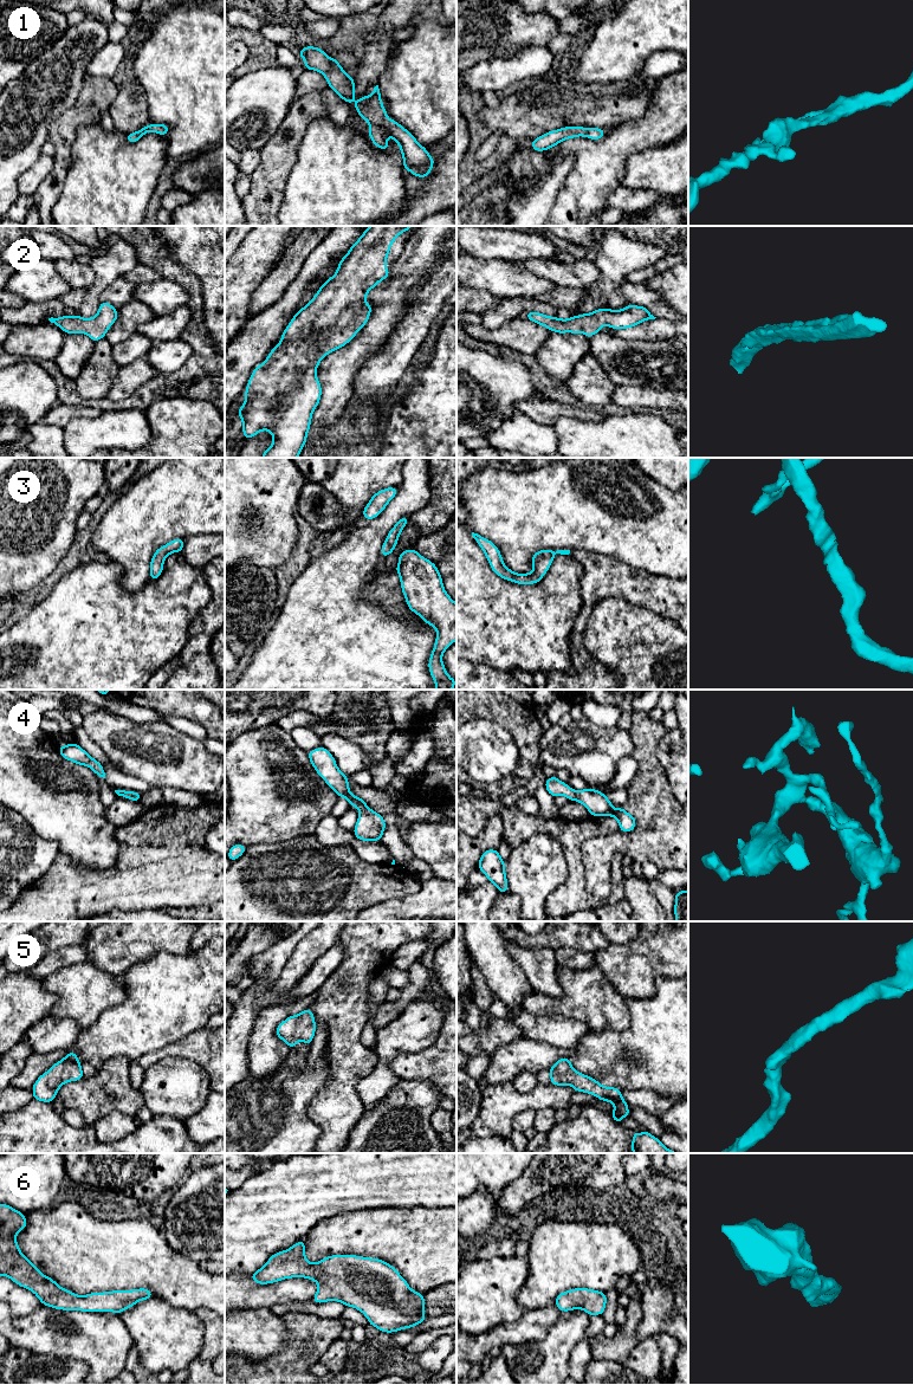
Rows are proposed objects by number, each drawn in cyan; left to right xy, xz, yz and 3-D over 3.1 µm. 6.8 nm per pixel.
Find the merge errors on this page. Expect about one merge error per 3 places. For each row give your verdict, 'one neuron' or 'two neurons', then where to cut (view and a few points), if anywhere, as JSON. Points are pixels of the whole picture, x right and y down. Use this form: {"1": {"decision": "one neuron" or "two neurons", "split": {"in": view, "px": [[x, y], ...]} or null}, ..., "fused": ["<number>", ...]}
{"1": {"decision": "one neuron", "split": null}, "2": {"decision": "one neuron", "split": null}, "3": {"decision": "one neuron", "split": null}, "4": {"decision": "one neuron", "split": null}, "5": {"decision": "one neuron", "split": null}, "6": {"decision": "one neuron", "split": null}, "fused": []}

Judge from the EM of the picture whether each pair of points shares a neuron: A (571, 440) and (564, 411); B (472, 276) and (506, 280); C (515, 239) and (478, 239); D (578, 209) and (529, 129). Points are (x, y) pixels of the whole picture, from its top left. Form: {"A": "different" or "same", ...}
{"A": "different", "B": "same", "C": "same", "D": "different"}

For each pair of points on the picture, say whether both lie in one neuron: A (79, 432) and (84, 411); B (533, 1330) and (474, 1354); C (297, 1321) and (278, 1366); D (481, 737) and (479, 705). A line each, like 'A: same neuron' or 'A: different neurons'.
A: different neurons
B: same neuron
C: same neuron
D: different neurons

